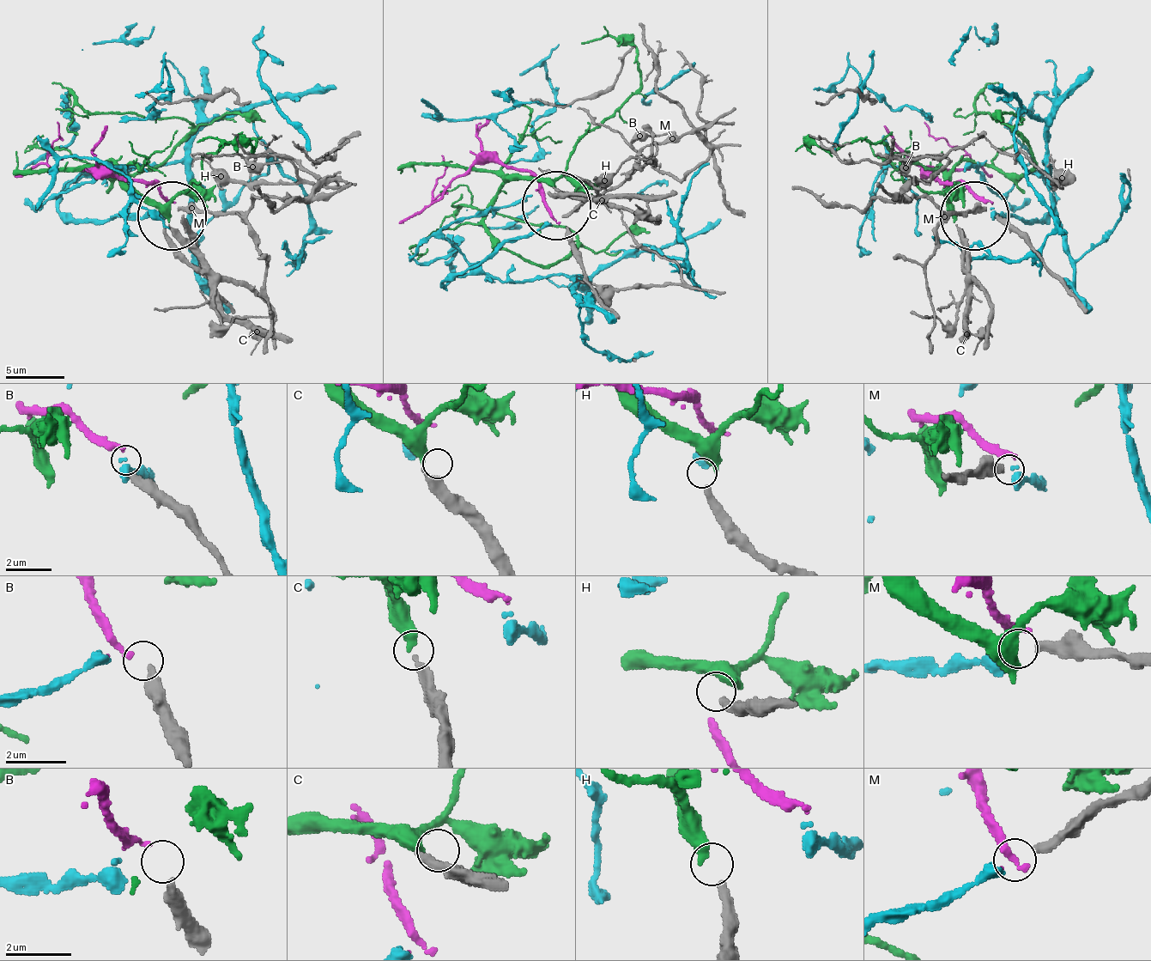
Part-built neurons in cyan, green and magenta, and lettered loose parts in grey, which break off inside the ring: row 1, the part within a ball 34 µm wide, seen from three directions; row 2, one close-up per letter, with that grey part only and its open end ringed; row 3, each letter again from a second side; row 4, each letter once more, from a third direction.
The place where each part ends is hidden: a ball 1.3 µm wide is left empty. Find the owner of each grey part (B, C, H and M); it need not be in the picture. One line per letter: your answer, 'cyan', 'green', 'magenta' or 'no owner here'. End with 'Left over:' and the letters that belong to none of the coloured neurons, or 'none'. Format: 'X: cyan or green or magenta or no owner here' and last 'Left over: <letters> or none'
B: magenta
C: green
H: no owner here
M: cyan
Left over: H

